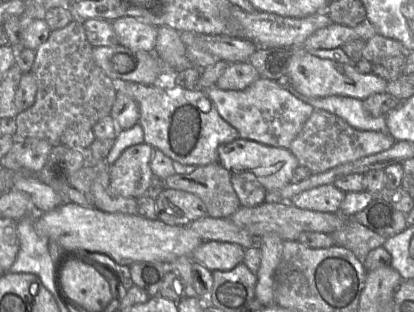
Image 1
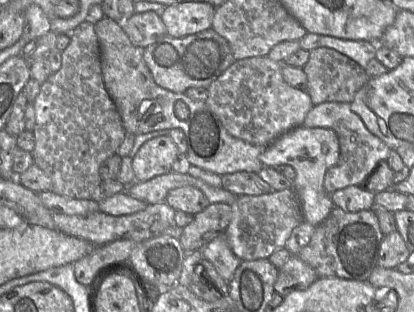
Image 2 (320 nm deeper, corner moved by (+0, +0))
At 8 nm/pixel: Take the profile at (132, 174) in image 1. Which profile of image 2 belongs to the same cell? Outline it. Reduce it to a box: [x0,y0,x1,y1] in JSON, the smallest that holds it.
[132,135,178,182]

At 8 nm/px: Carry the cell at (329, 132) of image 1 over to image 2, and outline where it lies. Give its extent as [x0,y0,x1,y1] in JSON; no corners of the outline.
[303,102,392,194]

